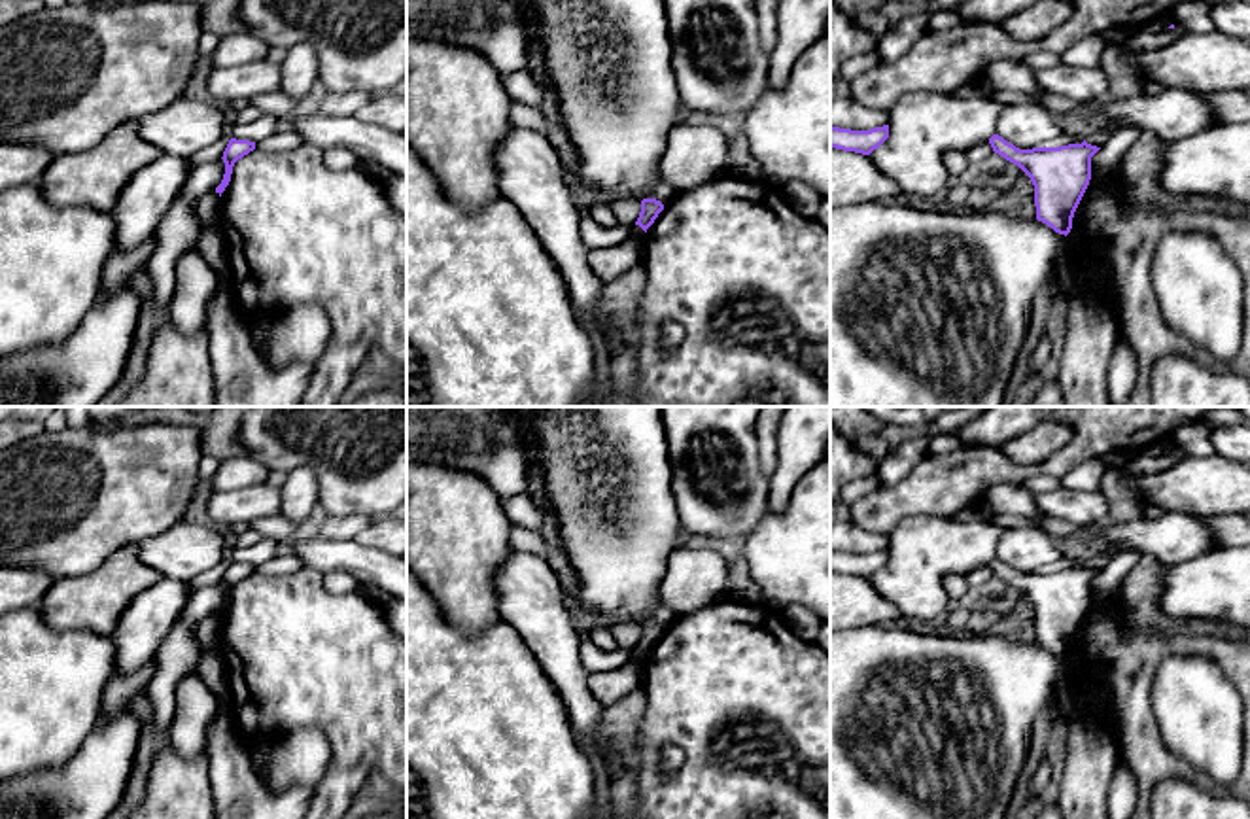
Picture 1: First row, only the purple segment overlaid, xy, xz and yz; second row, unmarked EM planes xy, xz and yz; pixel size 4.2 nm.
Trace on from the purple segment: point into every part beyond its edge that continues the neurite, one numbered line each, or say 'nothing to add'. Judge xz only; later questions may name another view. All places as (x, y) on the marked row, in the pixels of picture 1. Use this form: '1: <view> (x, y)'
nothing to add

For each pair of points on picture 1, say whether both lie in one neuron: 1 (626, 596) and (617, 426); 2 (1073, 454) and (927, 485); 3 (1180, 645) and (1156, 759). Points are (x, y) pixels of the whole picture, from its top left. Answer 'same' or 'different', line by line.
1: same
2: same
3: same

